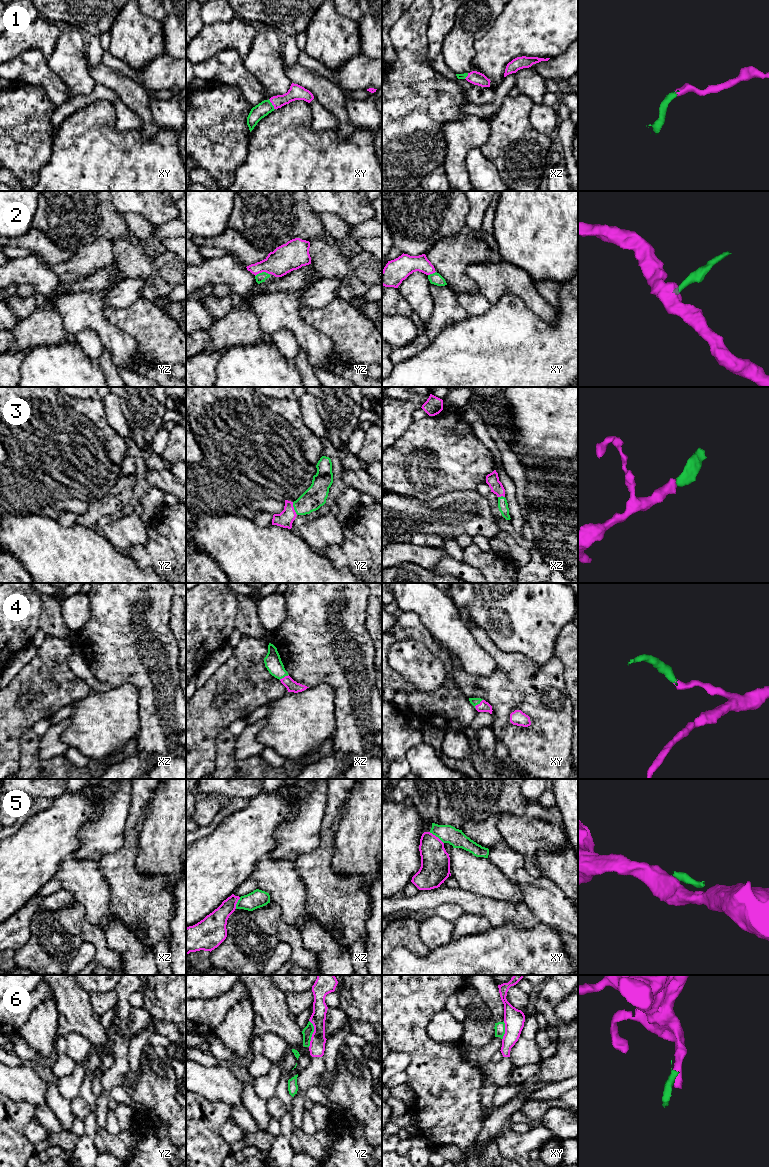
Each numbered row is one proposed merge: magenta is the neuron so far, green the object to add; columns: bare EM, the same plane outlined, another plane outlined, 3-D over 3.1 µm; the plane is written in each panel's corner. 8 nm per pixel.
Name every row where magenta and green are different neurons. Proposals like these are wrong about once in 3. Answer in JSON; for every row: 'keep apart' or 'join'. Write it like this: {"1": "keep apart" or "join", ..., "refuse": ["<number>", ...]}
{"1": "join", "2": "keep apart", "3": "join", "4": "join", "5": "keep apart", "6": "keep apart", "refuse": ["2", "5", "6"]}

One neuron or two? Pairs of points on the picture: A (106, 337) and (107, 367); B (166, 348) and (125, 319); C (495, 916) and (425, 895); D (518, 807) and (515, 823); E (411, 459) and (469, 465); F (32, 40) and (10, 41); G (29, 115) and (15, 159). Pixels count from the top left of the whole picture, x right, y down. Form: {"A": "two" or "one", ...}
{"A": "two", "B": "one", "C": "one", "D": "two", "E": "one", "F": "one", "G": "one"}

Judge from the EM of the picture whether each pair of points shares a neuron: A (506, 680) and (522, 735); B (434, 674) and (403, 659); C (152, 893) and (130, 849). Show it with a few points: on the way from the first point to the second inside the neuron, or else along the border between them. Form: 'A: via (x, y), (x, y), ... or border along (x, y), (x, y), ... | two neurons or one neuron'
A: via (505, 695), (505, 723), (507, 725) | one neuron
B: via (426, 671), (411, 659) | one neuron
C: via (141, 882), (130, 871), (130, 860) | one neuron

